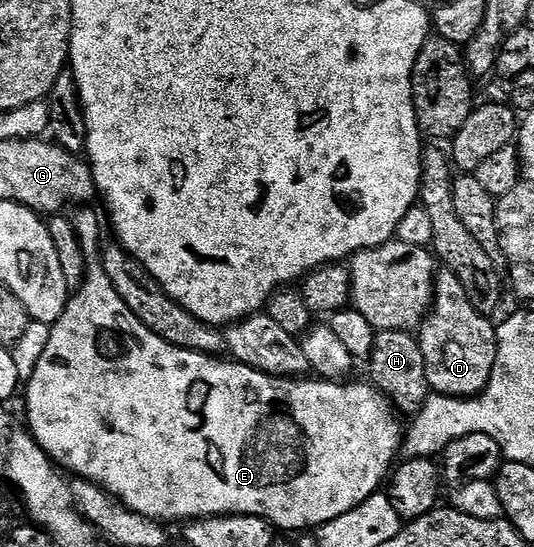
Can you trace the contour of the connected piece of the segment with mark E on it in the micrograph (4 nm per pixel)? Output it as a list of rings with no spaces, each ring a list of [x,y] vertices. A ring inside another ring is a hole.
[[[78,207],[72,213],[74,230],[86,256],[86,279],[79,289],[73,290],[72,296],[67,300],[66,309],[50,330],[50,338],[43,355],[36,363],[29,381],[24,385],[27,421],[25,424],[28,426],[30,436],[46,452],[47,458],[57,463],[63,470],[71,469],[72,472],[78,473],[74,475],[79,478],[99,485],[101,489],[124,502],[133,513],[163,523],[171,523],[170,521],[185,523],[200,517],[252,515],[265,517],[271,526],[279,530],[282,528],[310,531],[352,511],[352,507],[360,507],[364,499],[368,499],[383,488],[395,464],[394,456],[396,458],[399,456],[404,425],[403,422],[398,422],[399,414],[395,412],[390,402],[373,385],[369,383],[346,385],[350,383],[345,380],[327,381],[307,379],[305,376],[273,377],[247,365],[241,365],[239,361],[233,359],[221,361],[223,359],[221,356],[188,351],[160,339],[160,335],[148,331],[148,327],[144,327],[144,323],[140,323],[140,319],[136,319],[136,315],[128,311],[124,299],[120,299],[116,287],[112,287],[112,279],[108,279],[108,271],[104,271],[100,260],[104,221],[103,218],[102,221],[98,218],[96,210],[90,208],[94,207]]]

